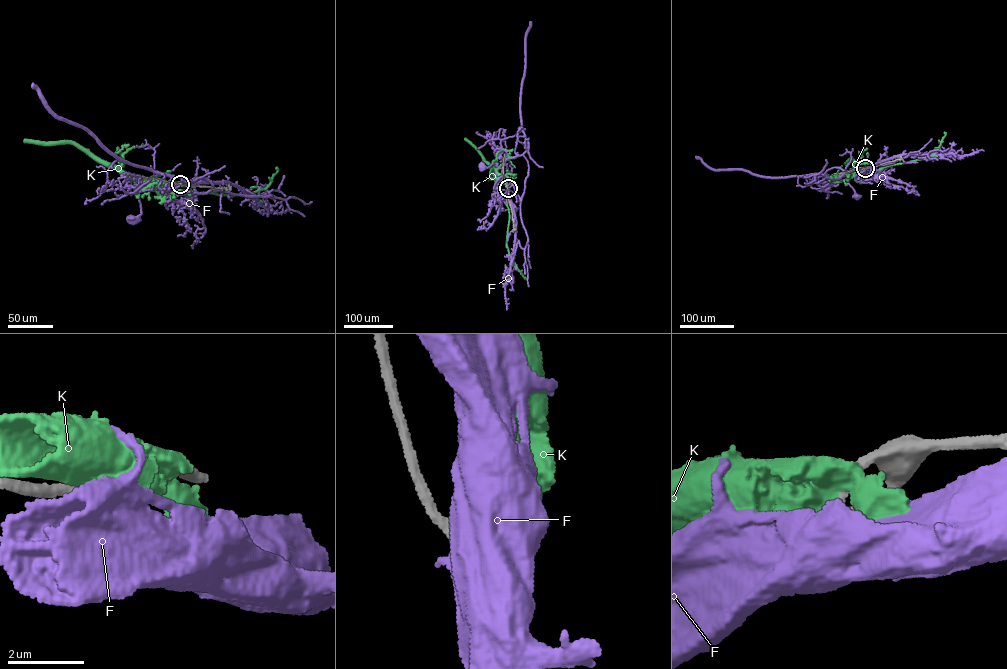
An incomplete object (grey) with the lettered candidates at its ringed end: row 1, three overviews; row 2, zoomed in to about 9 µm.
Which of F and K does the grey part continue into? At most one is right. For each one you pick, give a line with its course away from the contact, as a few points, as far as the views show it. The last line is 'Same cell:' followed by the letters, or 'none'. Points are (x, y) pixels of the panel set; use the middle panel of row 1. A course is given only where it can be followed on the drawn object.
Same cell: none

